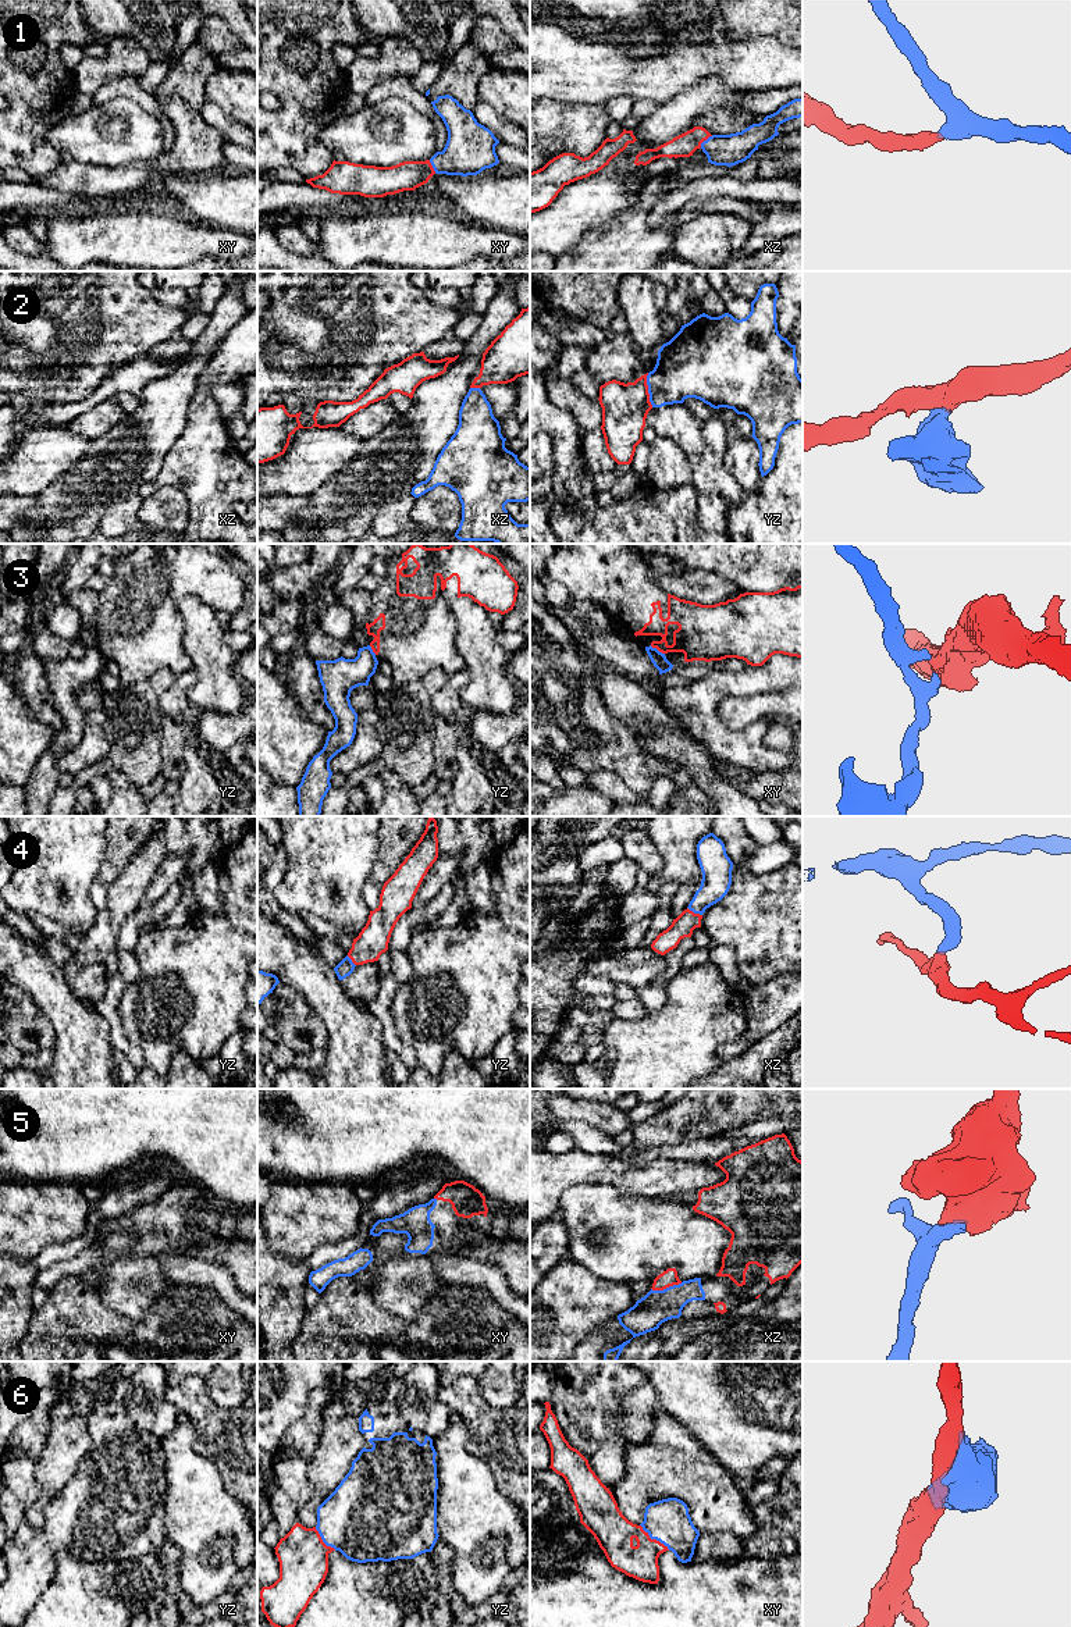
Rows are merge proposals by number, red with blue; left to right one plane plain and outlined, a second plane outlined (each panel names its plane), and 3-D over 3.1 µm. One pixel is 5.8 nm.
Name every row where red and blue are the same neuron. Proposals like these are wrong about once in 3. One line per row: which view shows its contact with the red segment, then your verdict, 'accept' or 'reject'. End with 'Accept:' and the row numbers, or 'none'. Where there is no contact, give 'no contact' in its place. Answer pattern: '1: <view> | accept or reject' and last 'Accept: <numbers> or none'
1: xz | accept
2: yz | accept
3: xy | reject
4: xz | accept
5: xz | accept
6: xy | accept
Accept: 1, 2, 4, 5, 6

